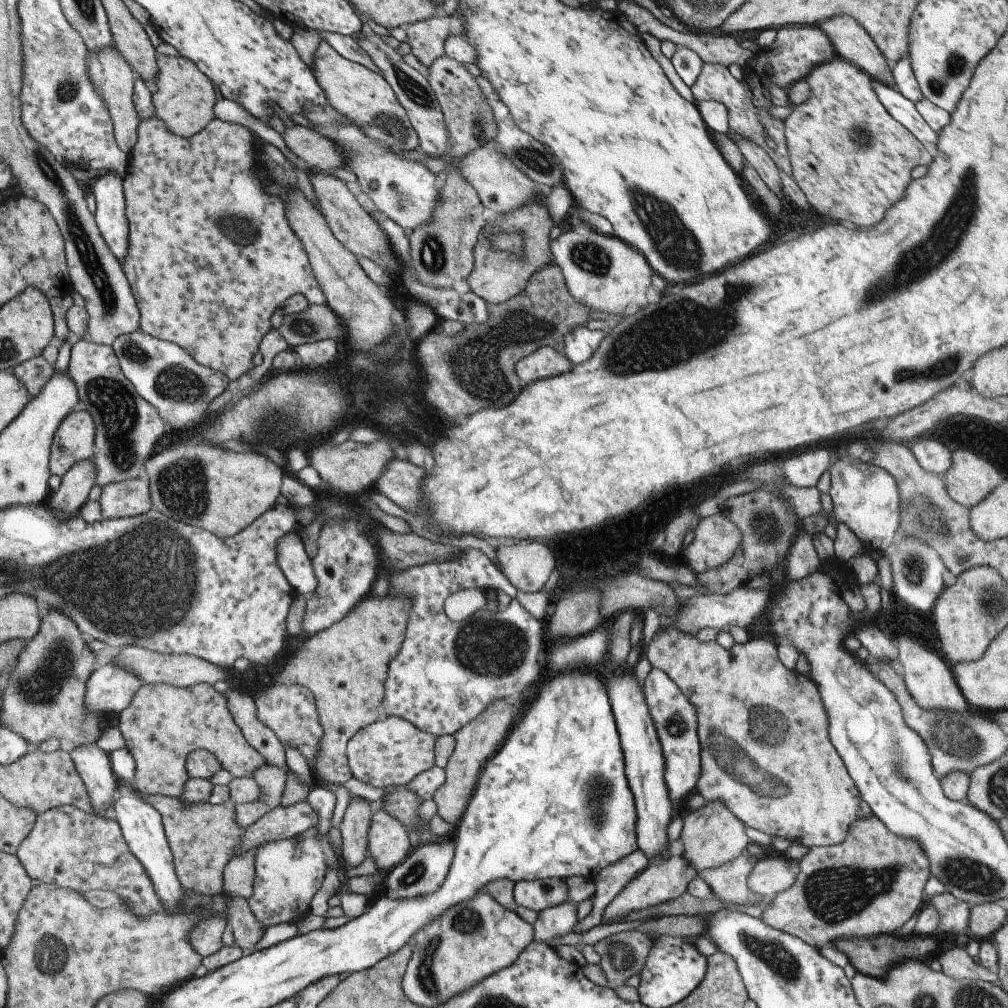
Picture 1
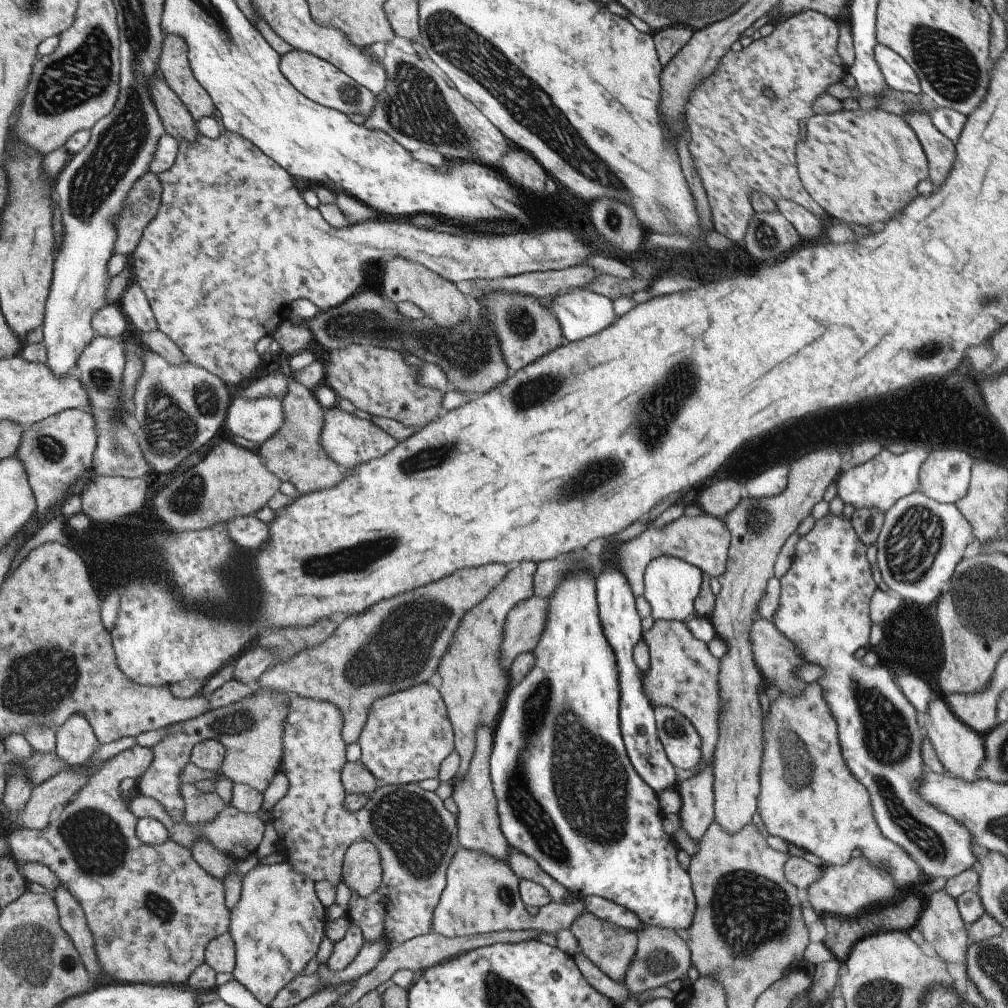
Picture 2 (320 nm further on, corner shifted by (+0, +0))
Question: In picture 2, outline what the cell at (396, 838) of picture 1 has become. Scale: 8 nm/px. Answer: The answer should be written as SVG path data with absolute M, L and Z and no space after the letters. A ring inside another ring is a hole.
M355 841L344 852L340 876L359 897L376 892L381 882L380 858L371 841Z

